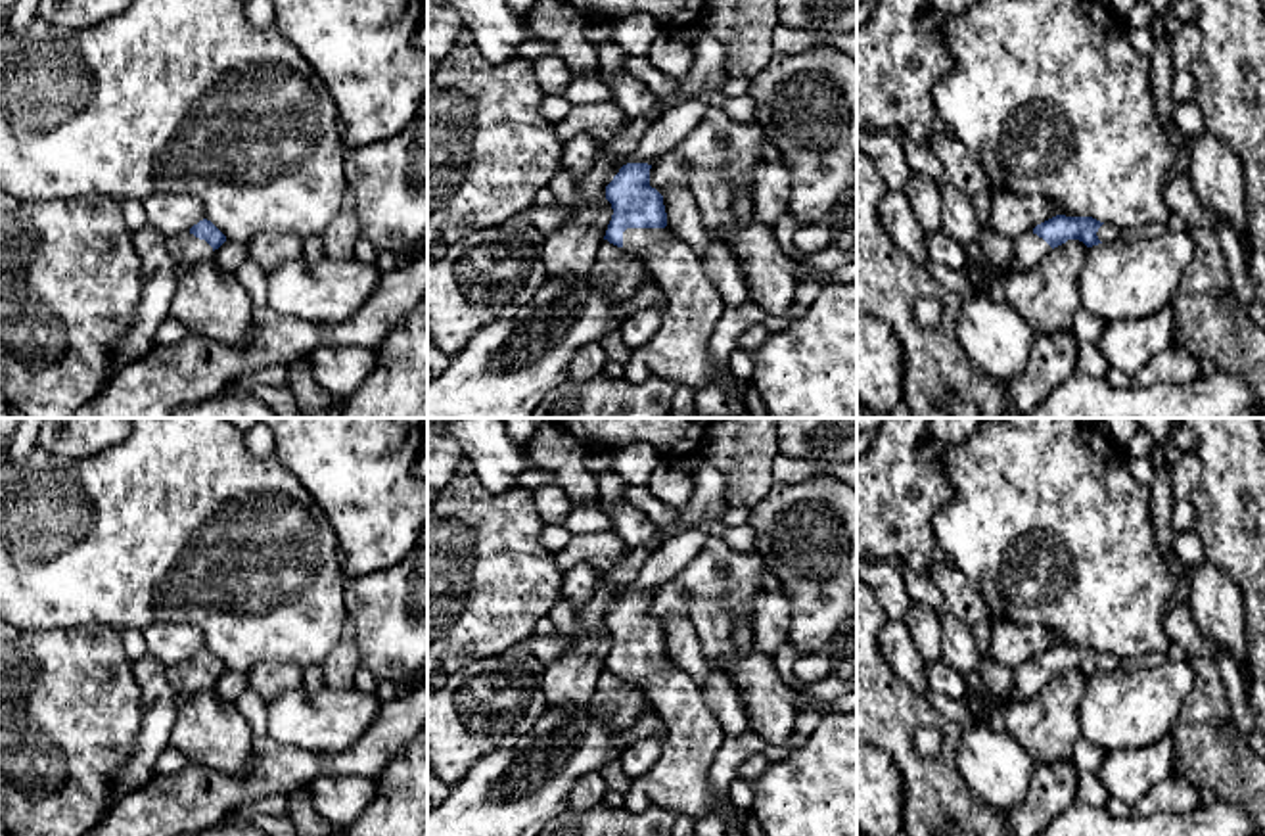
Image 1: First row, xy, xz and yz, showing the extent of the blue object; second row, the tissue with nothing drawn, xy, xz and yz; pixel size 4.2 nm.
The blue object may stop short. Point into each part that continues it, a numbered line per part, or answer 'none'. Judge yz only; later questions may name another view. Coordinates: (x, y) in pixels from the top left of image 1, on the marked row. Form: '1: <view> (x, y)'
1: yz (1106, 232)
2: yz (1030, 250)

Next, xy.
1: xy (184, 248)

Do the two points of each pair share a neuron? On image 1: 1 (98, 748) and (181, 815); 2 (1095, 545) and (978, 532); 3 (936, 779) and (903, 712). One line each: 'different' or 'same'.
1: different
2: same
3: same

